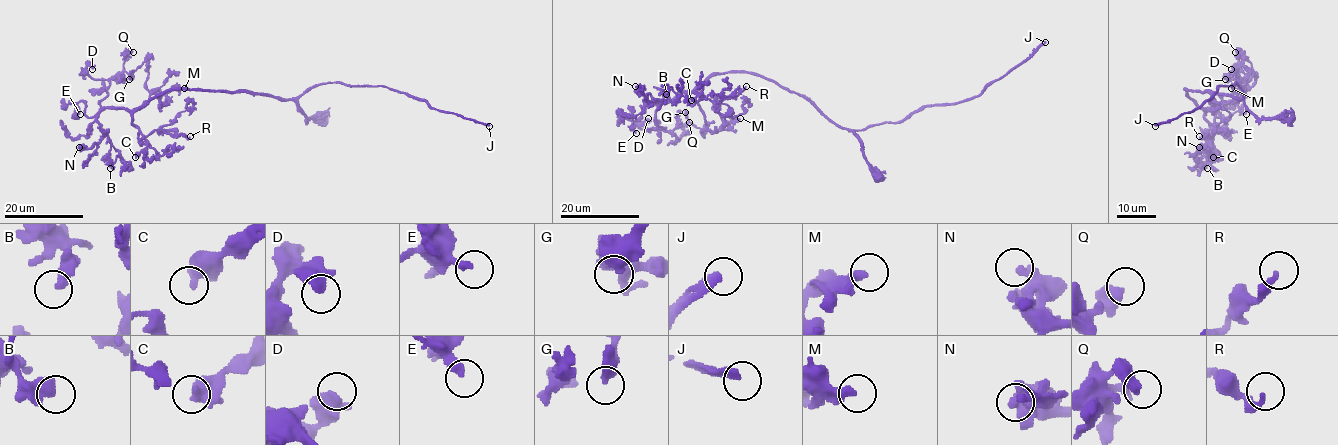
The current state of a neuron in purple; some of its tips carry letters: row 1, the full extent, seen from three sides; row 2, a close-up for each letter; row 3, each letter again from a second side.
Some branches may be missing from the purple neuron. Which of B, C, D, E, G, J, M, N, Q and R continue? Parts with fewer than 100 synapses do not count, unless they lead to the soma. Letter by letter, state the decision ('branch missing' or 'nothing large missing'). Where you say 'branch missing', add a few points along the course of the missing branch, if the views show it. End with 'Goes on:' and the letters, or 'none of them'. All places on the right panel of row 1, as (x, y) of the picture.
B: nothing large missing
C: nothing large missing
D: nothing large missing
E: nothing large missing
G: nothing large missing
J: branch missing
M: nothing large missing
N: nothing large missing
Q: nothing large missing
R: nothing large missing
Goes on: J

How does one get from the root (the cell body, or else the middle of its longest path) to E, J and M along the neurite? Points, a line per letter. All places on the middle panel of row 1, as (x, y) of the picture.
E: (814, 105), (762, 77), (719, 72), (670, 100), (641, 106), (642, 114), (634, 121), (636, 133)
J: (814, 105), (834, 122), (850, 129), (899, 122), (926, 107), (961, 103), (978, 96), (1024, 62), (1045, 42)
M: (814, 105), (746, 72), (714, 73), (691, 94), (713, 132), (740, 118)

